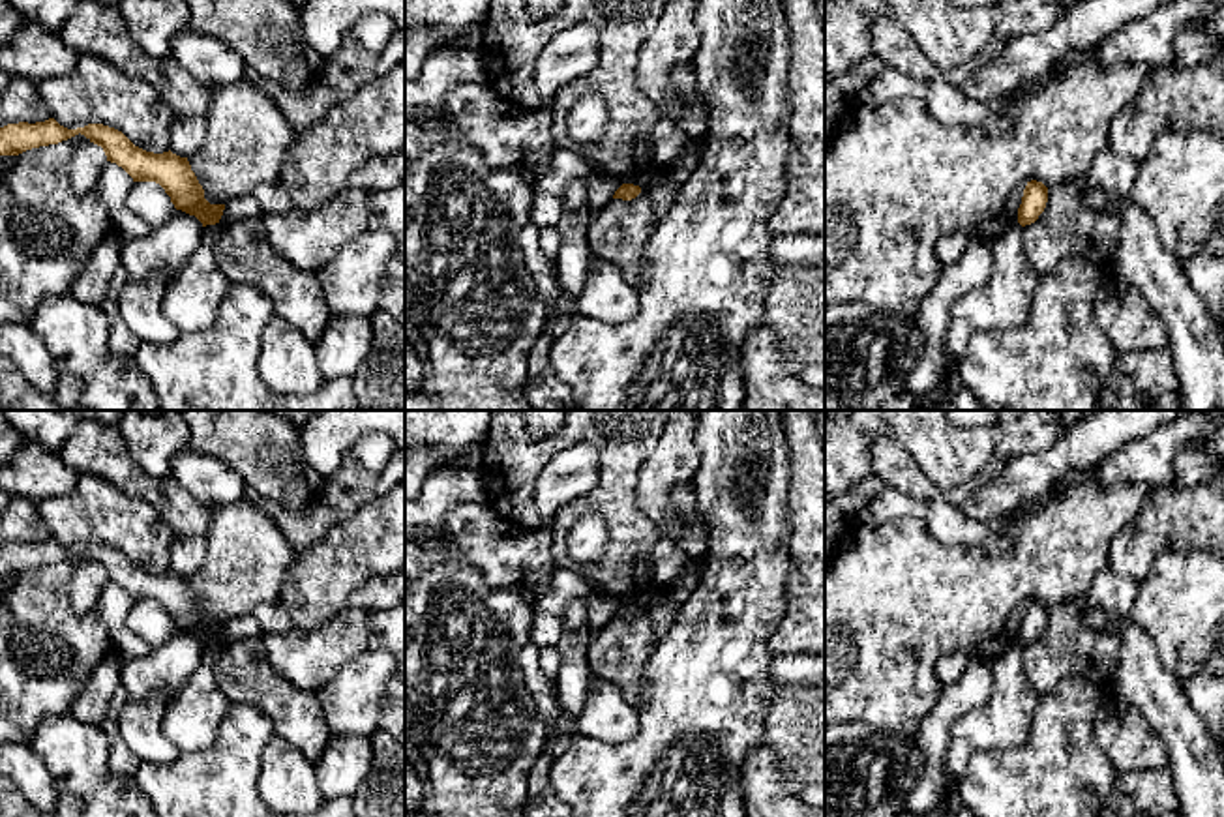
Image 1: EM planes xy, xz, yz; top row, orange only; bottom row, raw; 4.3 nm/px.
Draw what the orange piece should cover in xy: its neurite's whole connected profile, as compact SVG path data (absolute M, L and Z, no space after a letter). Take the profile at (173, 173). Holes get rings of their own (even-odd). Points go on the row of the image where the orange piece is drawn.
M54 118L45 122L19 122L0 127L0 156L19 156L26 150L58 144L75 135L84 135L90 142L103 148L107 161L122 167L133 182L156 182L171 197L176 210L195 215L202 227L219 223L225 204L210 204L187 157L163 152L154 154L135 146L122 131L88 124L67 129Z

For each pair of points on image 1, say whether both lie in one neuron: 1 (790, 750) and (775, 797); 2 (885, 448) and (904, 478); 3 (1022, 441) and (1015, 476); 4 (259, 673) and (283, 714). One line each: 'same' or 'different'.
1: different
2: same
3: different
4: same

